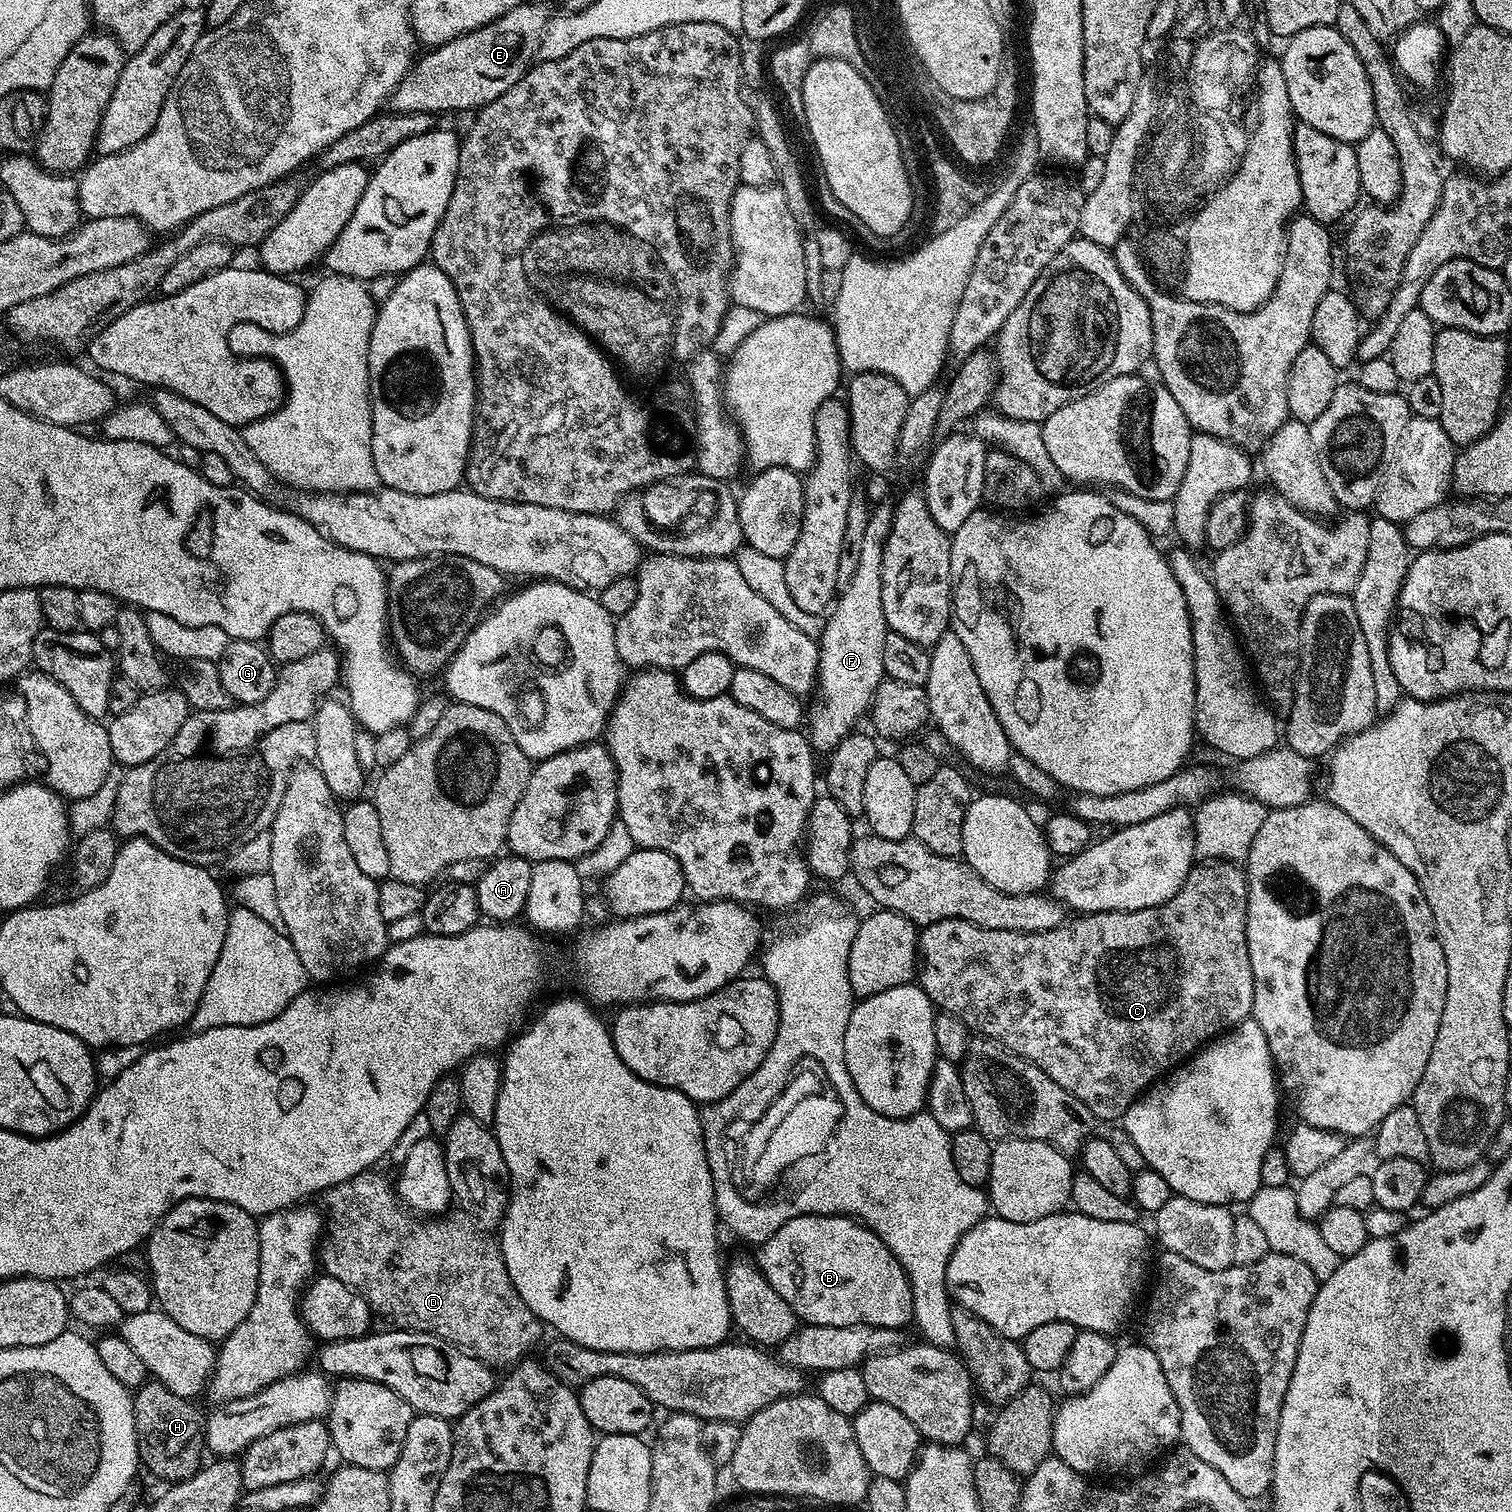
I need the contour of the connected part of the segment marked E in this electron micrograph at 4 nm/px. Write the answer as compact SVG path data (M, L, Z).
M521 2L518 6L514 6L514 10L506 10L506 14L502 14L502 18L498 18L478 30L462 34L448 44L440 45L439 48L425 51L425 56L423 53L413 63L412 71L405 74L400 85L388 97L387 107L393 112L430 112L433 114L468 112L471 108L479 110L486 107L502 94L506 94L506 90L510 90L510 86L518 83L533 61L537 59L540 51L540 39L546 30L549 19L550 11L548 12L546 5Z

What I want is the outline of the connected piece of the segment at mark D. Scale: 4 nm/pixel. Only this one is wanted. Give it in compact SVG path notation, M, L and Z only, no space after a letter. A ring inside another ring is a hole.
M380 1170L363 1172L346 1182L342 1182L338 1186L327 1188L322 1193L322 1200L324 1200L322 1212L326 1217L326 1235L322 1240L323 1271L340 1282L344 1282L346 1286L360 1294L377 1317L385 1316L392 1323L389 1325L395 1326L397 1329L406 1332L434 1334L438 1338L448 1340L454 1346L458 1346L466 1354L478 1358L493 1370L499 1370L499 1368L504 1367L504 1369L507 1369L509 1366L515 1365L517 1362L525 1359L531 1353L528 1351L539 1342L540 1335L546 1332L546 1328L540 1319L532 1313L530 1306L526 1306L526 1302L522 1302L522 1294L518 1294L518 1290L506 1270L506 1262L500 1253L499 1243L493 1237L491 1240L488 1237L491 1235L485 1229L481 1228L474 1218L470 1218L462 1211L452 1210L447 1214L441 1215L439 1218L421 1218L419 1215L413 1214L401 1203L393 1181L391 1179L388 1181L382 1173L376 1171Z

